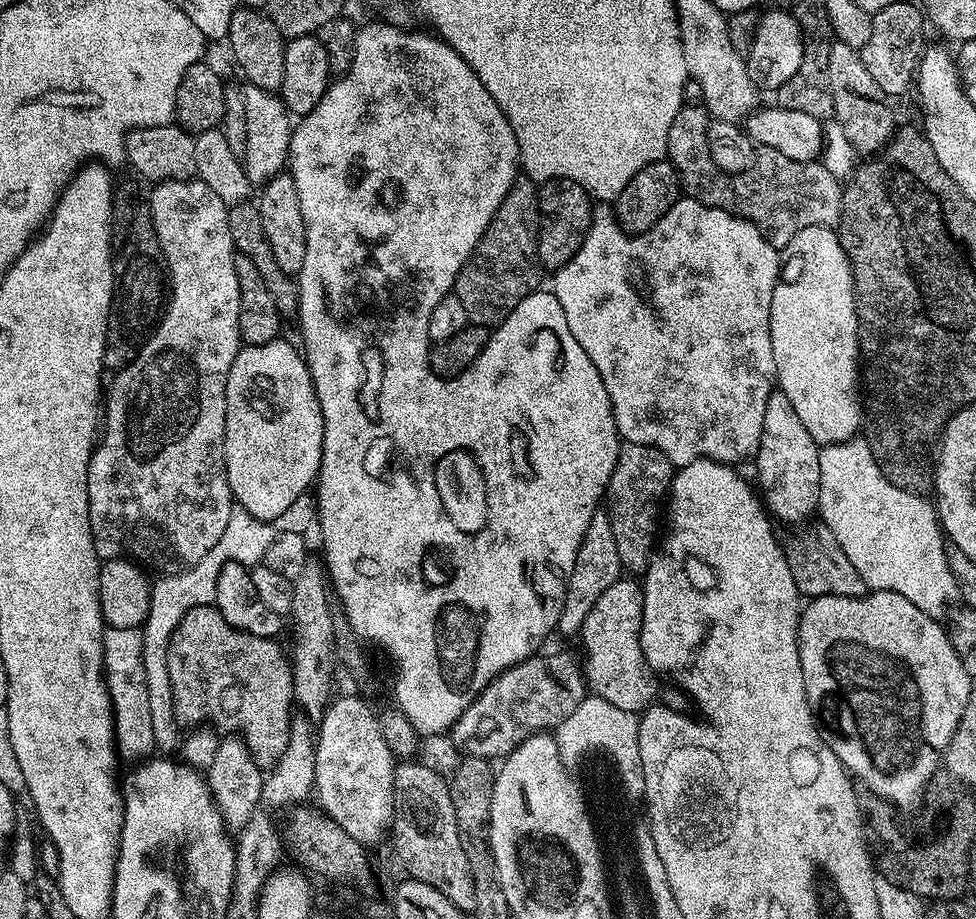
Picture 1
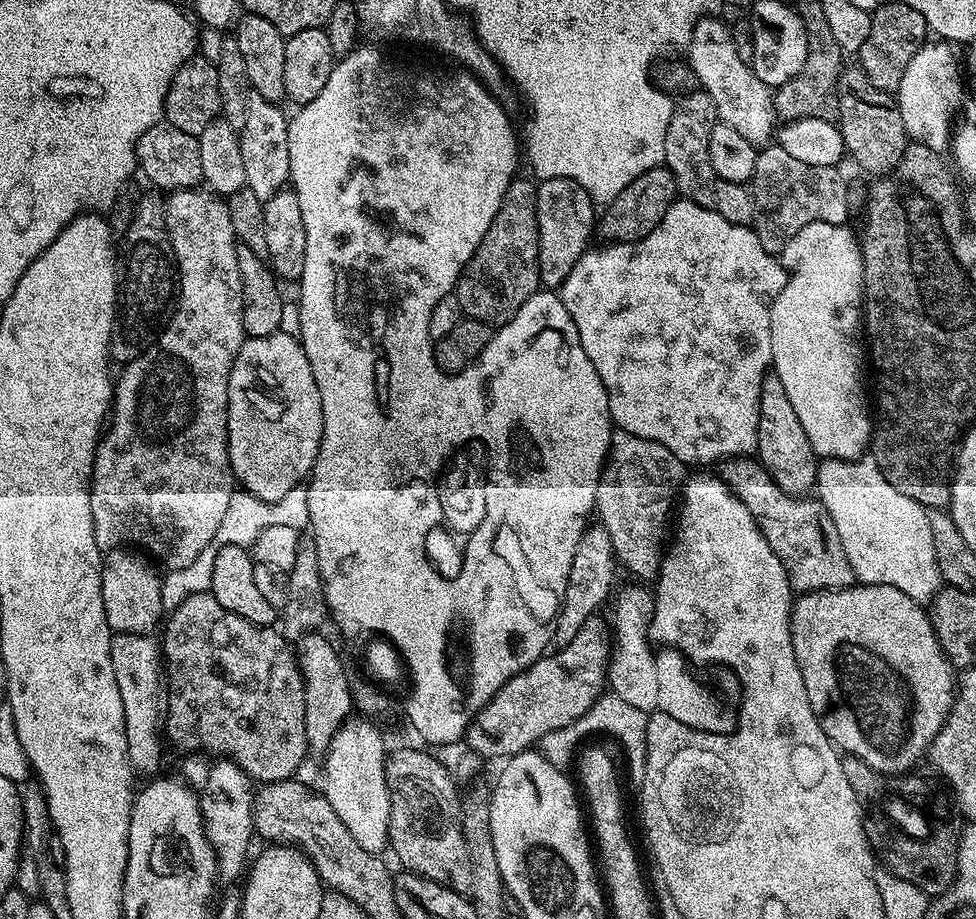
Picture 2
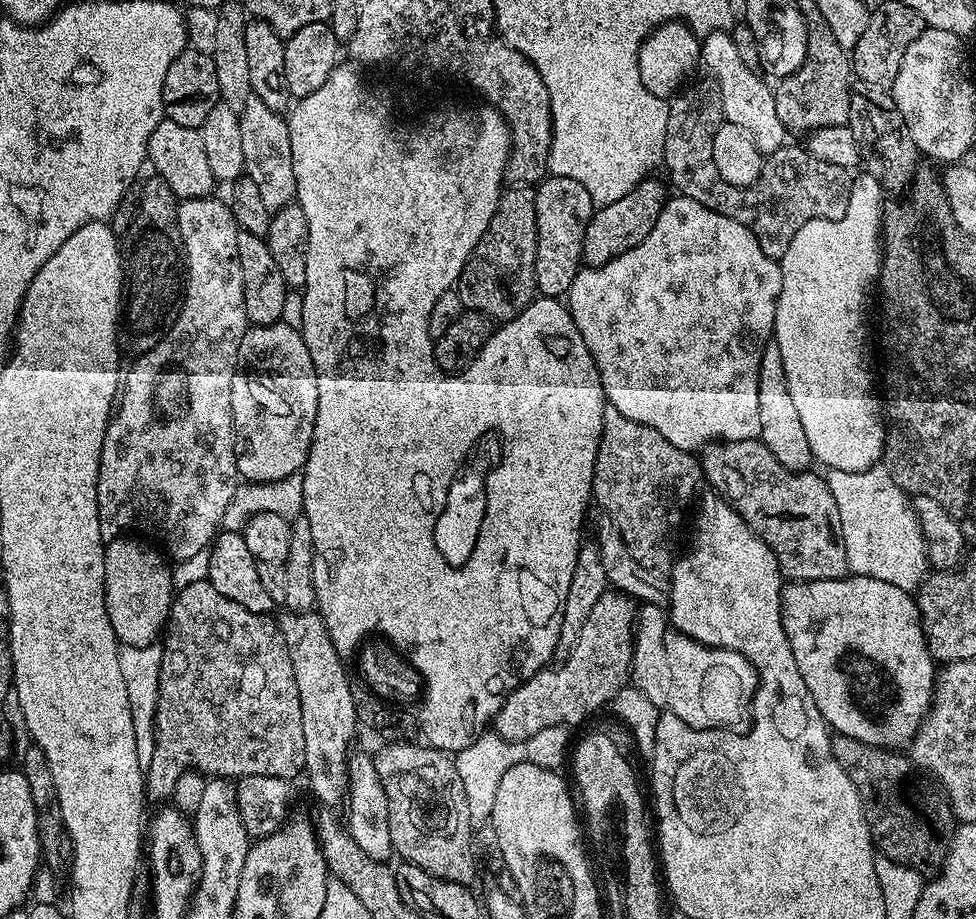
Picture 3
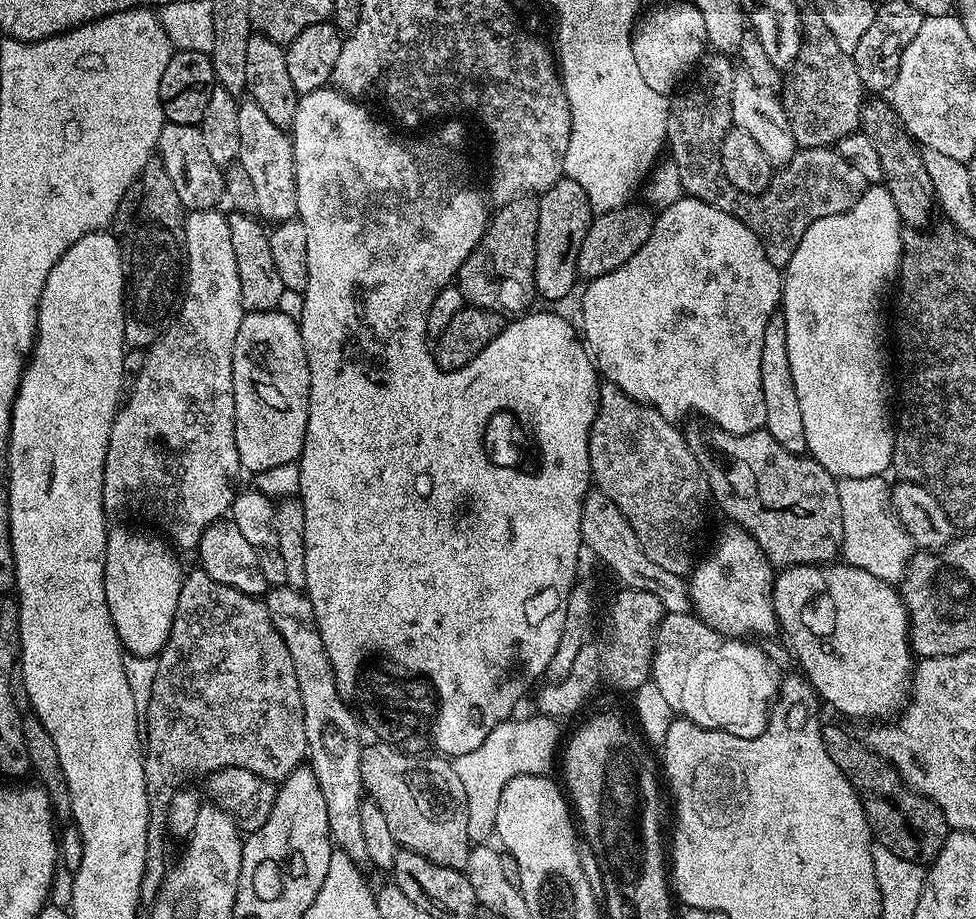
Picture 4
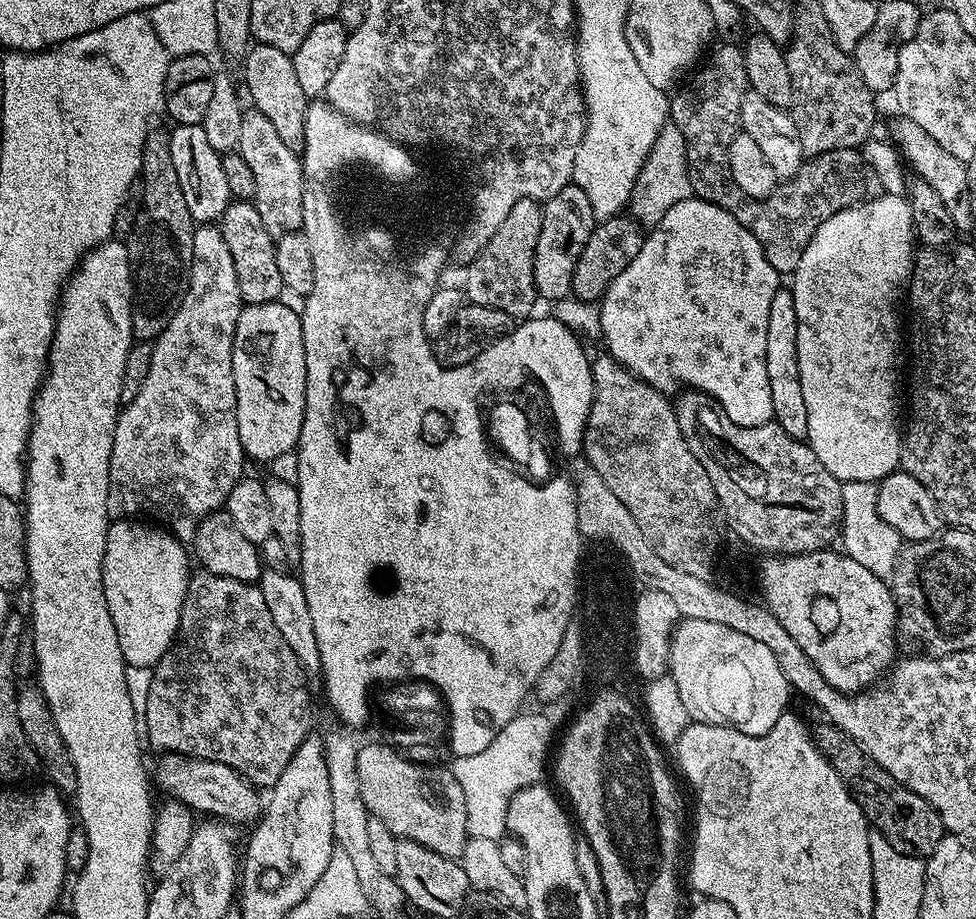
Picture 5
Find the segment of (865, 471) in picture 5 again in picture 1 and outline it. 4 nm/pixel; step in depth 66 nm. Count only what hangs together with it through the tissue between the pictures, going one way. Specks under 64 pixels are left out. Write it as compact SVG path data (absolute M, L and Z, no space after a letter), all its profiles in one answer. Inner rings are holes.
M810 226L806 230L798 230L794 238L782 250L783 255L792 259L792 264L800 273L793 280L785 279L780 282L773 292L773 301L770 303L770 342L774 350L774 366L776 367L776 378L779 391L790 398L790 406L798 413L798 418L802 421L802 426L810 430L810 438L814 438L816 443L823 446L825 444L841 444L853 439L862 428L862 396L858 391L858 373L862 364L860 358L860 339L858 338L858 314L856 313L856 283L852 277L852 263L848 261L846 250L840 245L839 235L828 226Z

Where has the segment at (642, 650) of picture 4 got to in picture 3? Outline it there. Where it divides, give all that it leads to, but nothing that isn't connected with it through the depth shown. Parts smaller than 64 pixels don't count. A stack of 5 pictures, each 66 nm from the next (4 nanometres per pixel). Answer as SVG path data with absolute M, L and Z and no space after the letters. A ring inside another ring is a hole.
M615 590L604 592L578 630L578 642L560 665L544 668L508 693L492 723L495 733L504 740L525 740L549 726L580 724L603 704L611 705L612 697L630 680L637 615L638 604L631 596Z

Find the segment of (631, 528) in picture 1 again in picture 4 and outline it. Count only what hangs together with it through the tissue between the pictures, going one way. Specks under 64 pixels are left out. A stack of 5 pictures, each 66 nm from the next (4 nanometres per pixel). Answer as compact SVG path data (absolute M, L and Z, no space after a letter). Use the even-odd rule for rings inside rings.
M604 382L600 384L600 403L596 406L588 449L595 487L604 492L618 510L622 510L638 542L644 547L644 553L658 562L662 570L687 577L697 559L696 544L692 539L704 528L704 511L710 505L710 493L708 479L702 466L698 466L698 458L694 458L690 450L687 435L676 428L679 427L658 414L658 410L630 399L618 386Z

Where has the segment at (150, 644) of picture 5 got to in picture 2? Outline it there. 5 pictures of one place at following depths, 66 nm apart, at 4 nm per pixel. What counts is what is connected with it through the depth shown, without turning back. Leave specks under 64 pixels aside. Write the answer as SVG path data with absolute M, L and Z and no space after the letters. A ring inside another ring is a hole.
M121 546L103 557L102 570L102 606L106 610L106 622L112 627L113 633L126 634L151 633L156 623L161 623L166 609L162 602L162 580L147 564L143 555ZM136 555L136 556L135 556ZM144 560L145 561L144 561ZM160 615L161 620L160 620ZM160 620L160 621L159 621Z

